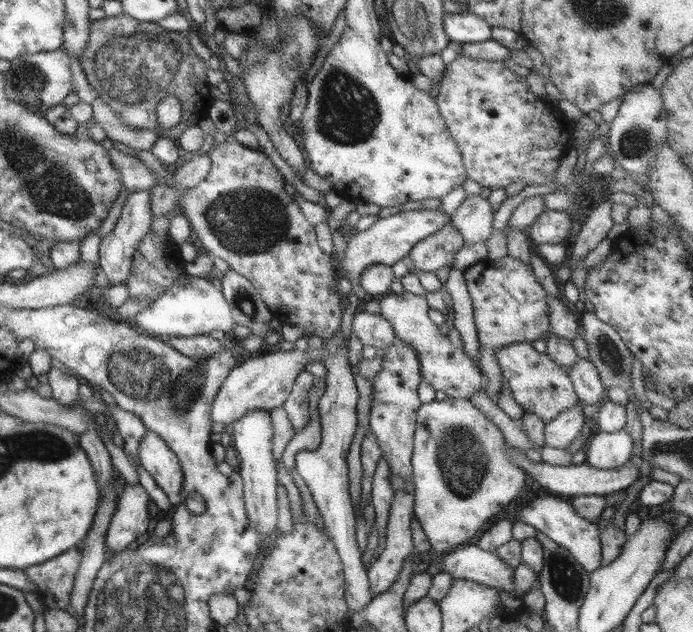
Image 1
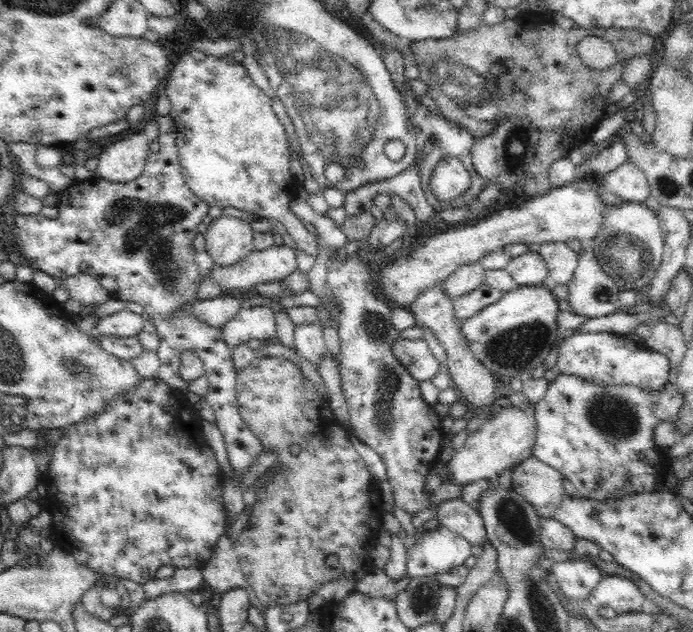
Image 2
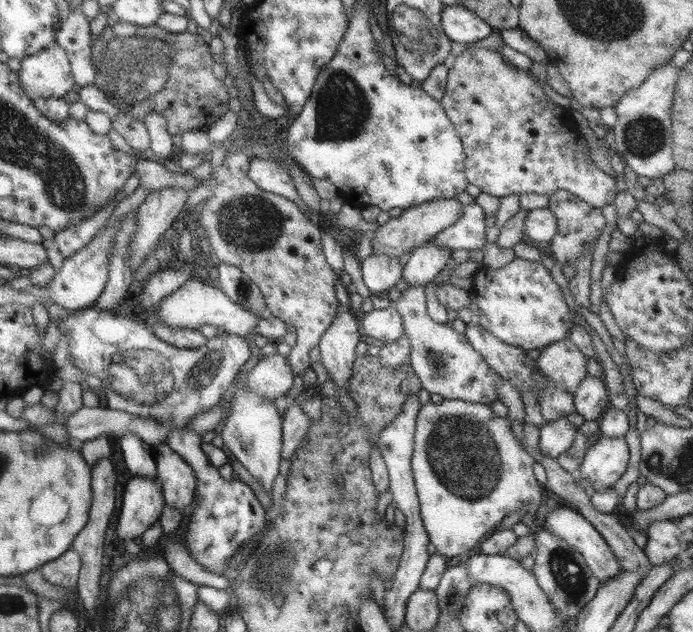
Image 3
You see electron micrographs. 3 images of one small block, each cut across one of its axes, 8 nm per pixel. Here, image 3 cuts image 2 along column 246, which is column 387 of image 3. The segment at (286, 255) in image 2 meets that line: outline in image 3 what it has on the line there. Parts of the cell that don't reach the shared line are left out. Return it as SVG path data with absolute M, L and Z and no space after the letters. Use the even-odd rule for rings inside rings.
M371 253L359 259L359 267L363 283L371 294L385 295L402 277L399 257Z

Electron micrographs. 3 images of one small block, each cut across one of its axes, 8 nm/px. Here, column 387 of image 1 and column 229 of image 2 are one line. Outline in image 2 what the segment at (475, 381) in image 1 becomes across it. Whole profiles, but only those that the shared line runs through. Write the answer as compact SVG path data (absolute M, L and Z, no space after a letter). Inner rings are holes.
M224 294L214 300L201 300L190 310L193 310L193 314L203 324L222 331L224 326L243 308L243 302L245 302L243 296Z

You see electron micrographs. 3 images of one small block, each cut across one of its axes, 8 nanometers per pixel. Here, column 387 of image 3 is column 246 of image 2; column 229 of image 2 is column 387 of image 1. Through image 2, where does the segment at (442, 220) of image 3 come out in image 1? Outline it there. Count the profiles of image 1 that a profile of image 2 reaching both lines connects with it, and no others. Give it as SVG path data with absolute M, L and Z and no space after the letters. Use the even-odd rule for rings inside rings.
M440 207L436 209L415 209L407 211L398 211L395 214L377 219L366 230L357 231L346 242L345 253L338 261L338 277L344 277L351 284L351 291L355 293L358 301L362 301L366 294L360 287L360 272L363 272L367 266L373 264L385 264L391 266L397 260L402 259L411 250L411 247L423 238L437 232L443 225L447 224L450 217L443 214Z

